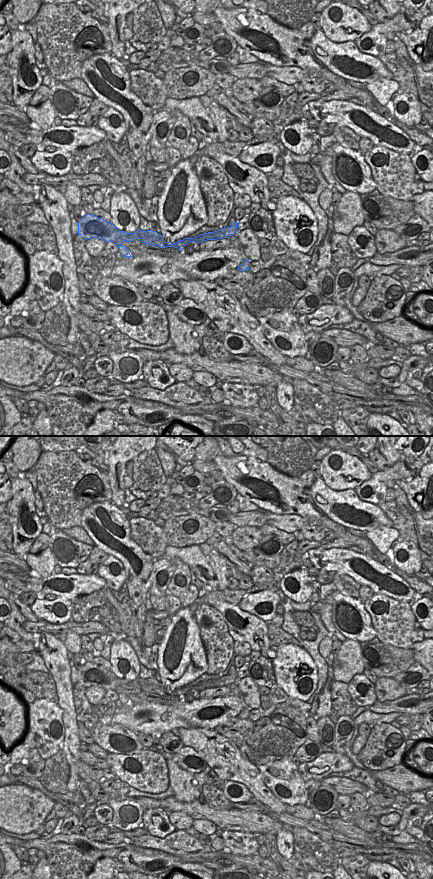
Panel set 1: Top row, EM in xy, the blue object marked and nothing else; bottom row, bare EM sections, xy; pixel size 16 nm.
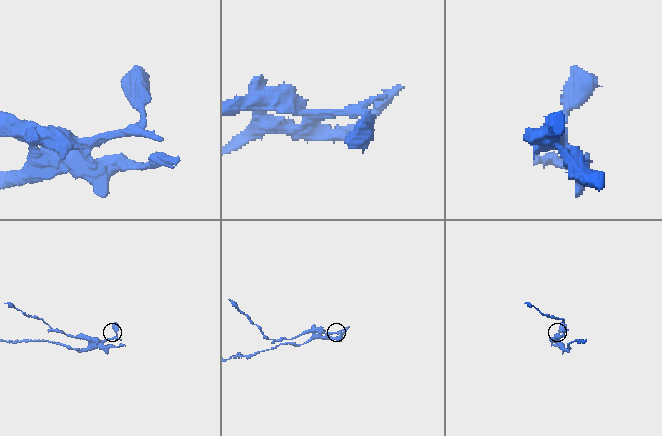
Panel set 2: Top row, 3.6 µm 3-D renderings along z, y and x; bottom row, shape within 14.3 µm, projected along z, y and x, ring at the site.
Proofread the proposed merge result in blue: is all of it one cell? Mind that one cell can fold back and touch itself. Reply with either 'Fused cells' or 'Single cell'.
Single cell.

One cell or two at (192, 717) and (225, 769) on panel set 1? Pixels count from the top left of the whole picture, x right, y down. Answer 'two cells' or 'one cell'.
two cells

